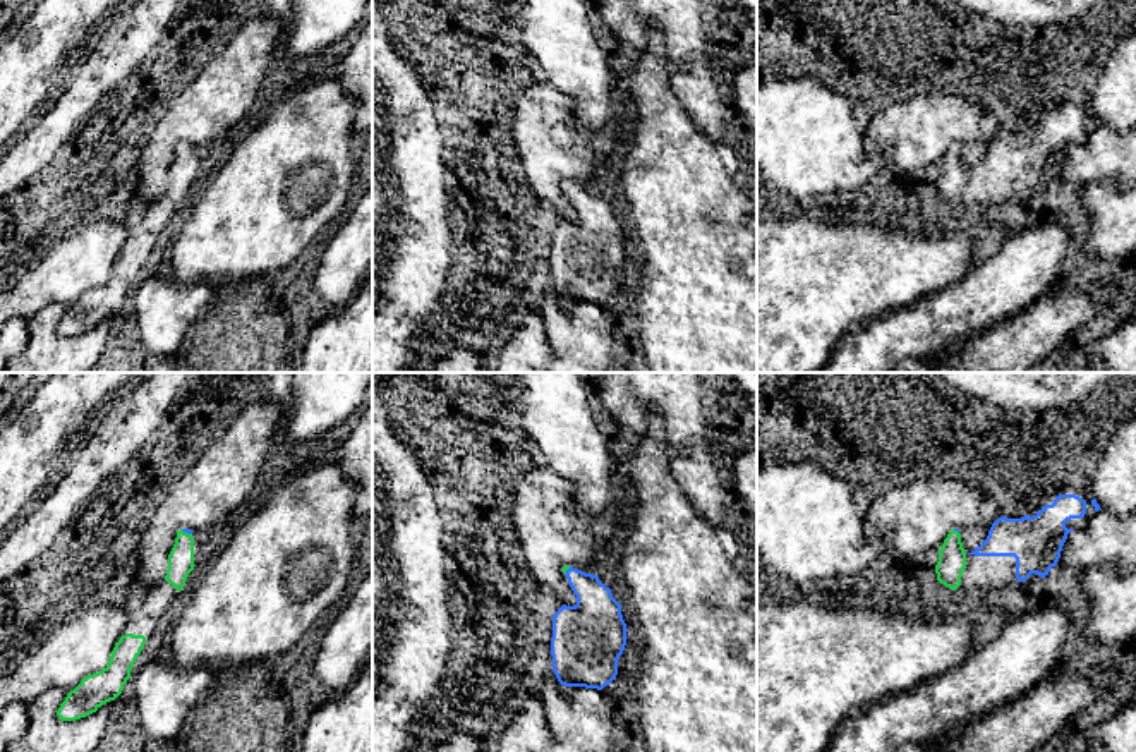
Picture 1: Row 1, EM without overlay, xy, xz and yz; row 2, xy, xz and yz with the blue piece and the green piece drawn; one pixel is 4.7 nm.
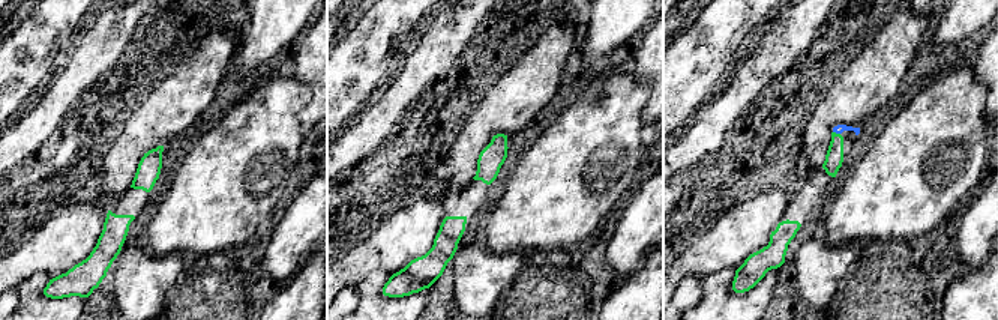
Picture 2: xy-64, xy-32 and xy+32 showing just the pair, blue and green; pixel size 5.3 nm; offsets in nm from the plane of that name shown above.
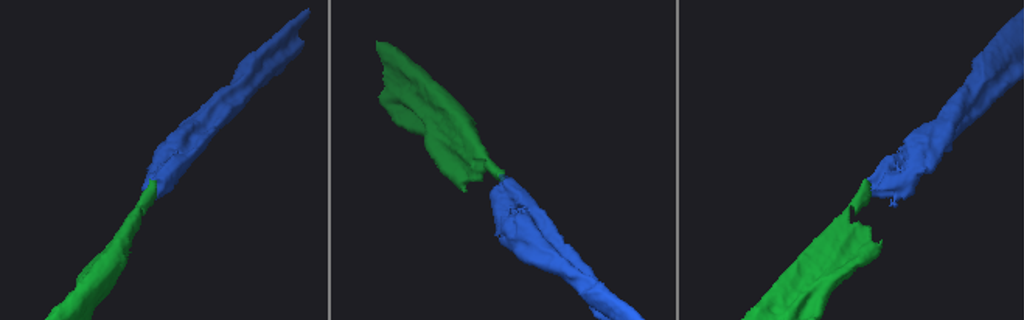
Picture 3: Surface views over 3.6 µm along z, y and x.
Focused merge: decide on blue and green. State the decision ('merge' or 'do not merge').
merge

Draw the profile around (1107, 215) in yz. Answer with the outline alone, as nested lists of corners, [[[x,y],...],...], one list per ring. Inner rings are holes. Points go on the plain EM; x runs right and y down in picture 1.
[[[1115,182],[1071,192],[1059,209],[1085,230],[1086,259],[1131,258],[1136,251],[1136,187],[1121,191]]]

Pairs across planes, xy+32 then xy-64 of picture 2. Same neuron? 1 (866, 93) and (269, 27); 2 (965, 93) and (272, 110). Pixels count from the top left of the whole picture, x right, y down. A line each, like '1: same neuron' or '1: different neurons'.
1: different neurons
2: same neuron

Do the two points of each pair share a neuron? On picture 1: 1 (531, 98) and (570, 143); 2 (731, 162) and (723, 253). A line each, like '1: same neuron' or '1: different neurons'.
1: same neuron
2: different neurons

